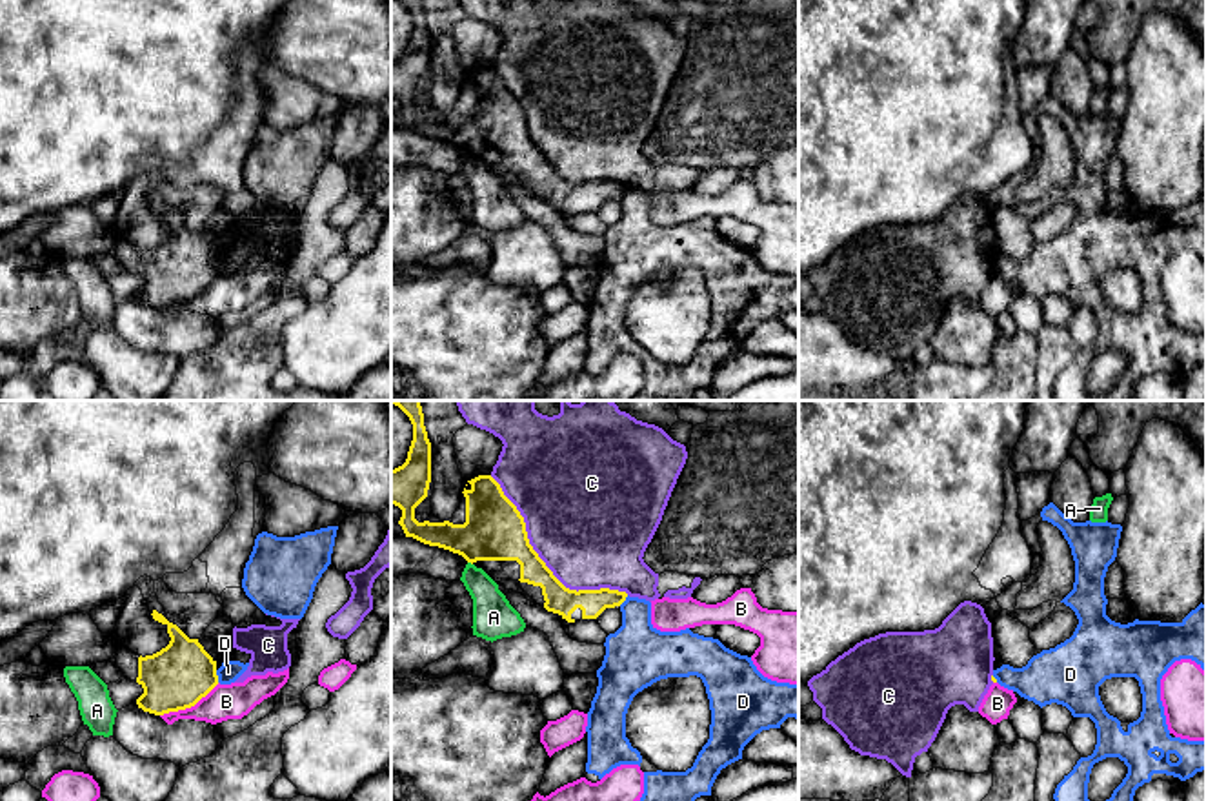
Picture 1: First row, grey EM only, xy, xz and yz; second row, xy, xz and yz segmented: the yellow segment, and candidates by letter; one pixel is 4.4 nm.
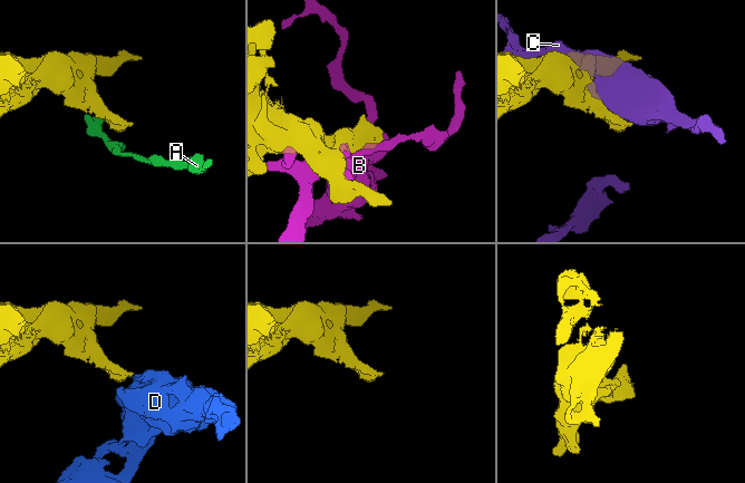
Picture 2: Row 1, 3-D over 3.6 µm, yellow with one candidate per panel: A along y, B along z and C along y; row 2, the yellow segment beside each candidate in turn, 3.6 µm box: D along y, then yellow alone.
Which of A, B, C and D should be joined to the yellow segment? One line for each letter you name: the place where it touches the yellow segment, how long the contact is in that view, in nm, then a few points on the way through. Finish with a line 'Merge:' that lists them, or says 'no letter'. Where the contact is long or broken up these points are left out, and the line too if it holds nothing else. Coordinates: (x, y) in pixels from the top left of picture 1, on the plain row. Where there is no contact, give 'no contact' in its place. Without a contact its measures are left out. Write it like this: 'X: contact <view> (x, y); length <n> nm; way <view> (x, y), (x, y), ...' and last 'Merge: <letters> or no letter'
Merge: no letter

